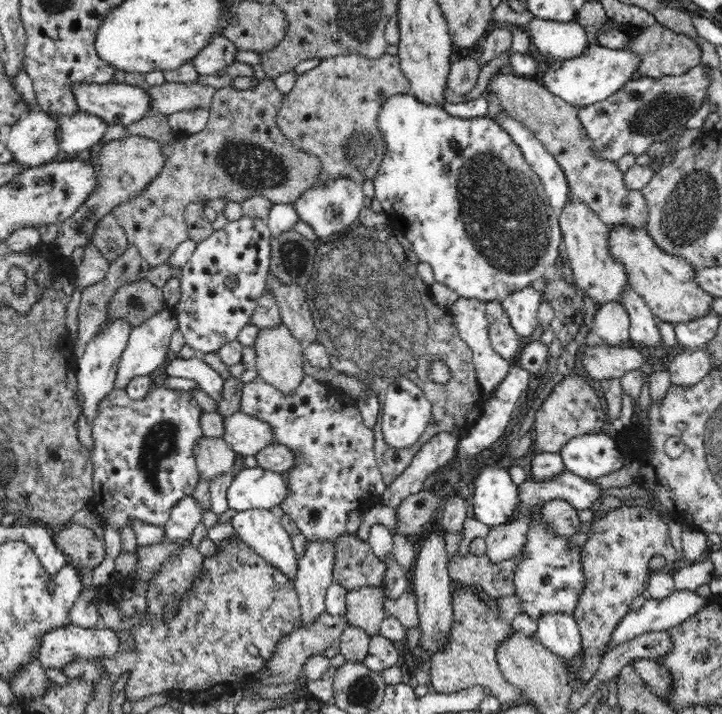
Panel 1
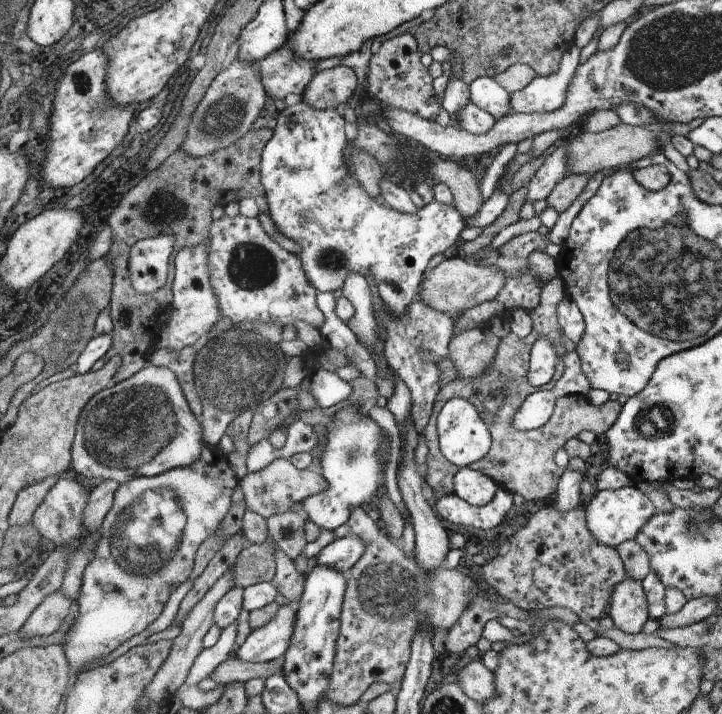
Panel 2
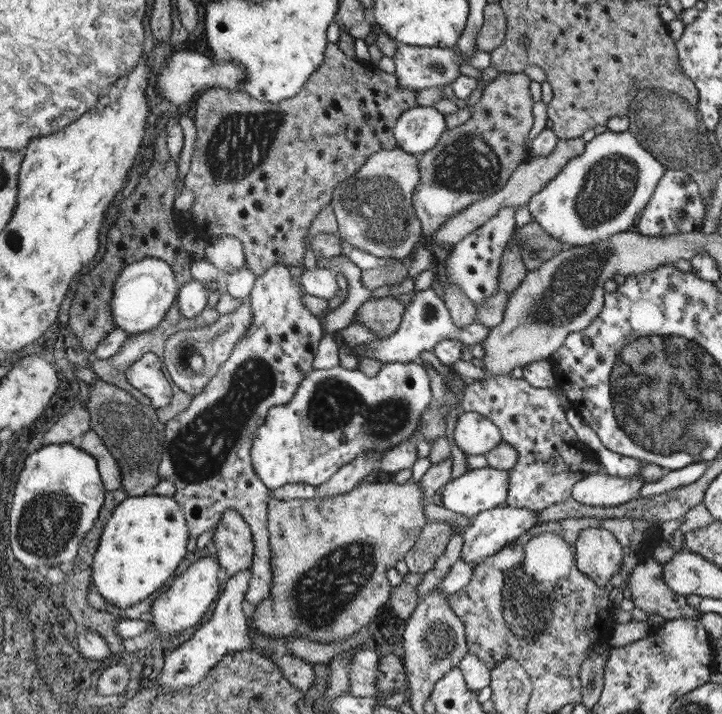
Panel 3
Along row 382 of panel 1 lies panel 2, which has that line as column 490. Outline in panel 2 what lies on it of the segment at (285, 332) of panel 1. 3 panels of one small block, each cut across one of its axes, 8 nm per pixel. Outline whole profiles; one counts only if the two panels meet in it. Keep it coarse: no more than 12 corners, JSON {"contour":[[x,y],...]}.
{"contour":[[449,258],[427,272],[419,300],[453,318],[497,298],[501,270]]}

